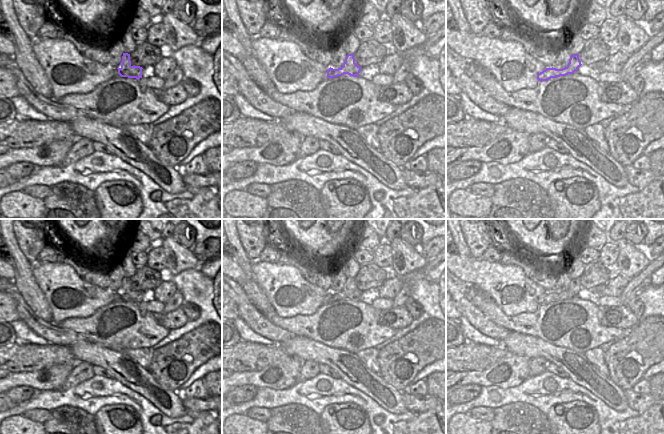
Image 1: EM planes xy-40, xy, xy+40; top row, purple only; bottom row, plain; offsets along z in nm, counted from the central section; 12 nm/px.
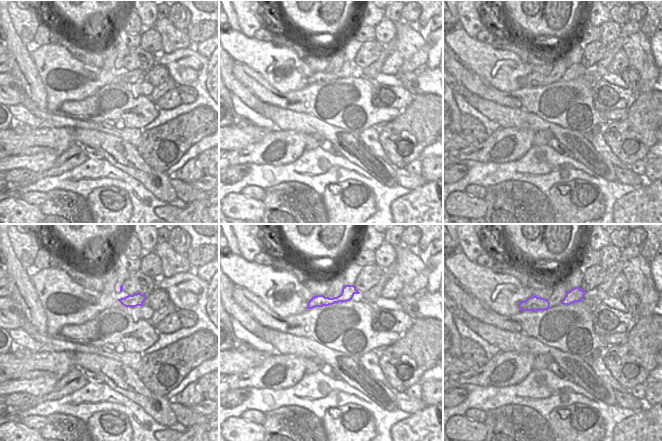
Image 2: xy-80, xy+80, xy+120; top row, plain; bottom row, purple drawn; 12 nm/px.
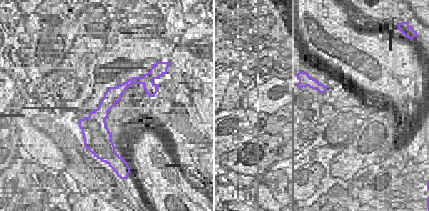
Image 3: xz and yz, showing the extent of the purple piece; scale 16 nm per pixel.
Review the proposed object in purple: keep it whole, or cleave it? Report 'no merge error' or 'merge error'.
merge error

